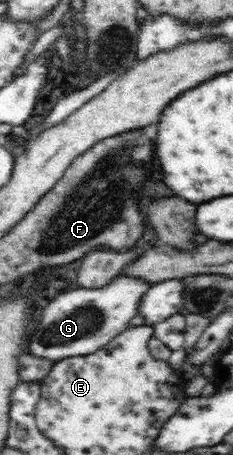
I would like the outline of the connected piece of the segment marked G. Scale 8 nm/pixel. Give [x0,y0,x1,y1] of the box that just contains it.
[19,273,152,381]

